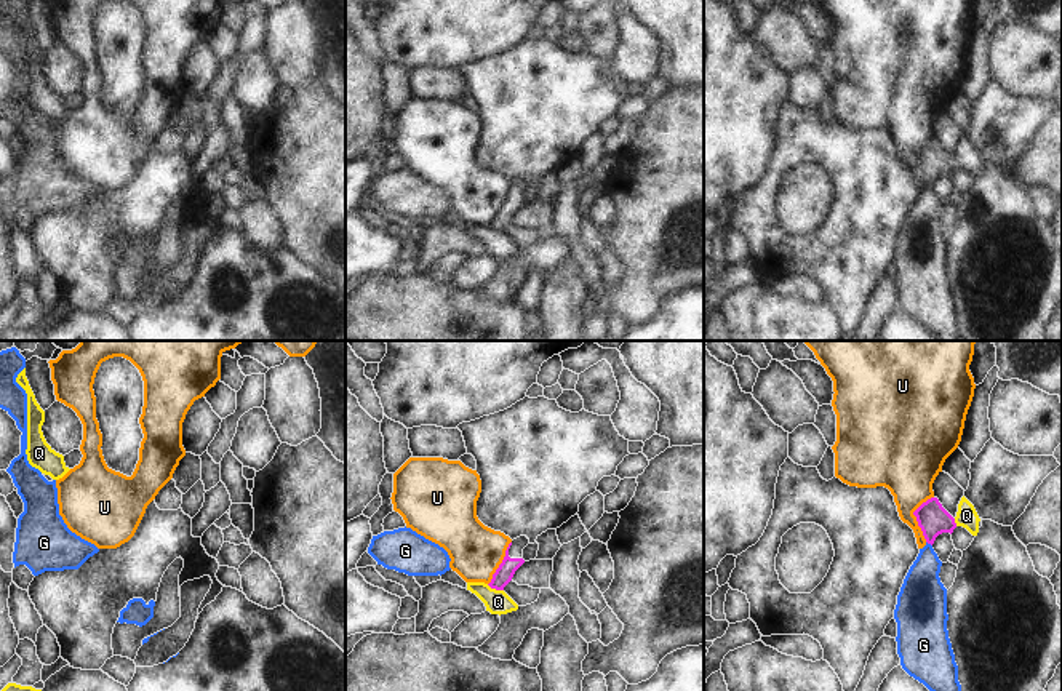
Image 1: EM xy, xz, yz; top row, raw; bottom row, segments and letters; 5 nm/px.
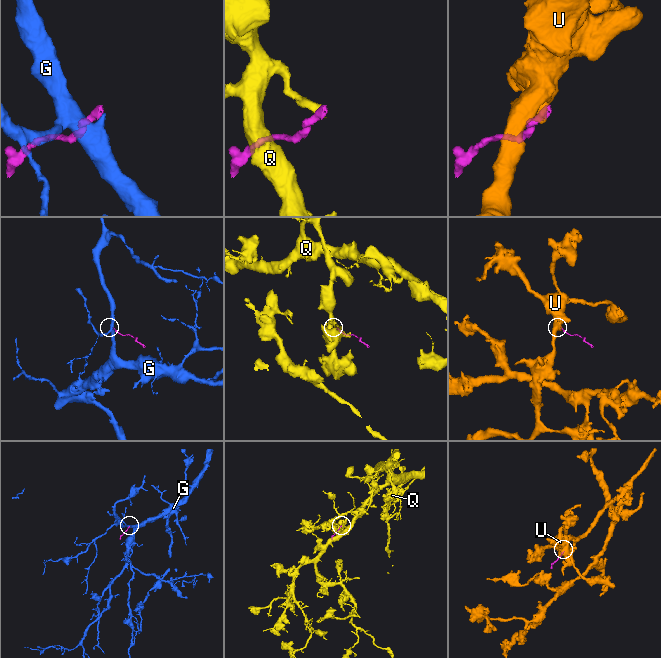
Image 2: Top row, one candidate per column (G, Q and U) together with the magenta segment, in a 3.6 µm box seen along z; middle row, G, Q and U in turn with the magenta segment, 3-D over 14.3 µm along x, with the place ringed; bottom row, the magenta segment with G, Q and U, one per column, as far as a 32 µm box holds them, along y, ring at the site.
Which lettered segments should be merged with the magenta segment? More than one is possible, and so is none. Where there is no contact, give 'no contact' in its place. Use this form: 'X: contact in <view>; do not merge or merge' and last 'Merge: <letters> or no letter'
G: contact in yz; do not merge
Q: contact in xz; do not merge
U: contact in yz; do not merge
Merge: no letter

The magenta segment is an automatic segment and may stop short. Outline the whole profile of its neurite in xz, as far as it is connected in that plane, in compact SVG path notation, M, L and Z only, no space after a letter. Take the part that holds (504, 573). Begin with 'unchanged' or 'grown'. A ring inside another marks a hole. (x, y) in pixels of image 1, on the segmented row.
grown; M520 536L513 539L507 550L502 563L493 574L491 582L488 584L491 589L504 590L504 587L512 581L515 571L525 563L523 549L529 544L526 536Z

